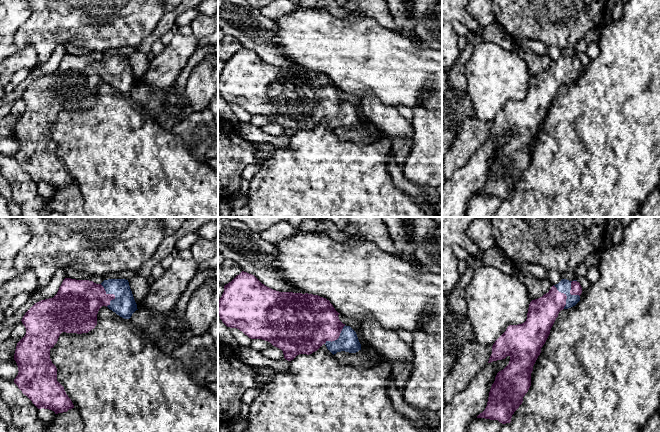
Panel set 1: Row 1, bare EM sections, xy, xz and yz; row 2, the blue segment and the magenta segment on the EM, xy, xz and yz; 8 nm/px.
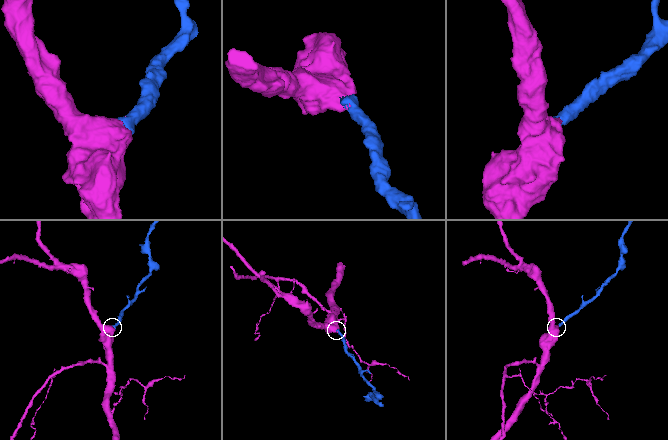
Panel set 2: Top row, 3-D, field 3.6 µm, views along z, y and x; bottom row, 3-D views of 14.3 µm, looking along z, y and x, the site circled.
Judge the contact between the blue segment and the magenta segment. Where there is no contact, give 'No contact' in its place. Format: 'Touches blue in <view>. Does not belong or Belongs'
Touches blue in xy. Belongs

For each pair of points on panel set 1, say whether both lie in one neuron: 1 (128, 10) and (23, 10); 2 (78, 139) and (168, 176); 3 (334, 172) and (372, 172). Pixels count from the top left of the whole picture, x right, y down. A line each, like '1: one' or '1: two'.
1: two
2: one
3: one

